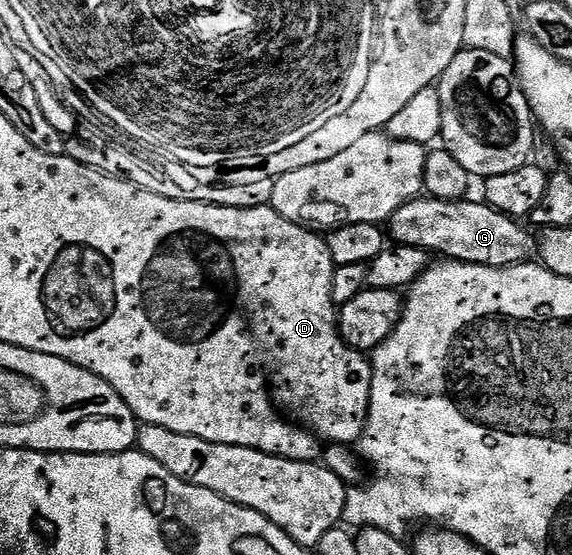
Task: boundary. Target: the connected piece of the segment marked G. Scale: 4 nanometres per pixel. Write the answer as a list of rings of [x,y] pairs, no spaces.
[[[419,195],[404,203],[404,207],[390,217],[389,236],[399,245],[420,247],[434,255],[442,253],[438,255],[452,261],[497,269],[529,262],[535,256],[535,234],[530,234],[531,230],[521,220],[504,215],[481,200],[470,200],[441,201],[429,195]]]

